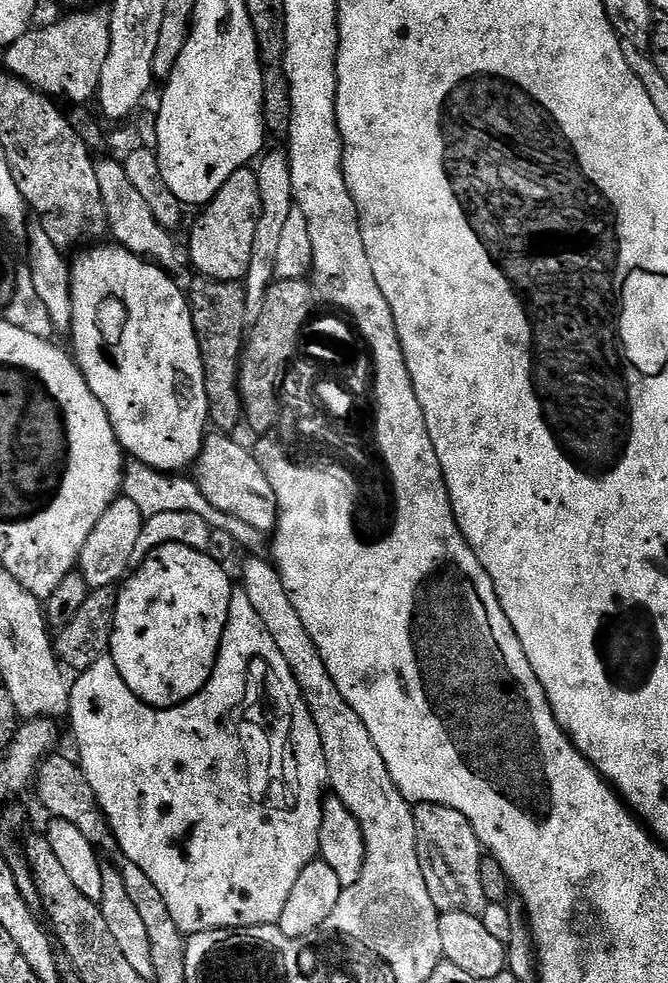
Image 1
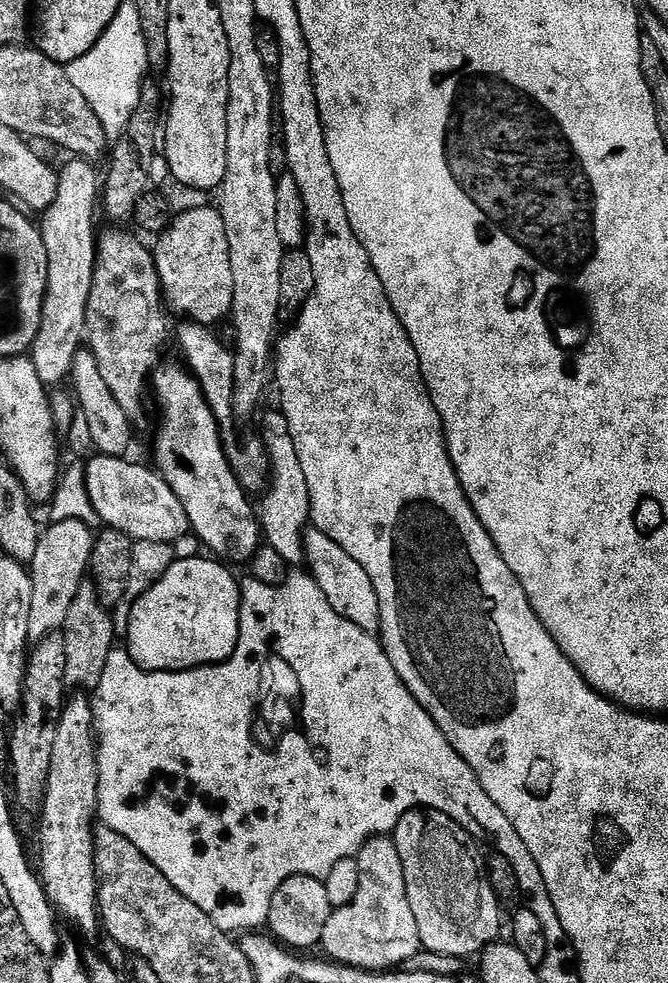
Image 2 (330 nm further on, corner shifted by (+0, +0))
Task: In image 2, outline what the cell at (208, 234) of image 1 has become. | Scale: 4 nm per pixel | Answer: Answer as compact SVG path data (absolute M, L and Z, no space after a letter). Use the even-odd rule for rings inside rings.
M219 207L212 208L188 208L184 213L177 215L173 219L172 225L165 232L159 233L157 244L154 244L154 255L156 258L156 269L160 279L163 299L167 307L176 312L181 312L193 324L203 324L205 326L216 326L219 320L227 321L232 314L232 303L234 302L234 274L230 270L230 238L226 236L226 222L222 218Z

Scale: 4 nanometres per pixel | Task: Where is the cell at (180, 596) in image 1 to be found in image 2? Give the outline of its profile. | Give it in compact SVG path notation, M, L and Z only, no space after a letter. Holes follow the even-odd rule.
M198 555L189 560L176 560L162 574L162 578L146 594L131 605L126 617L130 658L147 672L185 672L191 668L204 668L207 664L221 664L234 654L240 637L240 584L232 577L233 569L219 559Z

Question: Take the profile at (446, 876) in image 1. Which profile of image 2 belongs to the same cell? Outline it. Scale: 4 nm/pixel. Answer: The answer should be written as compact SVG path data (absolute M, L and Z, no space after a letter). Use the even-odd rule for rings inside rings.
M415 808L402 814L390 839L395 842L398 858L402 862L406 878L406 898L410 902L410 910L414 910L414 922L418 922L418 938L423 951L469 958L468 956L475 957L501 939L502 905L488 881L485 861L476 857L478 841L462 826L458 826L454 818L441 812Z

